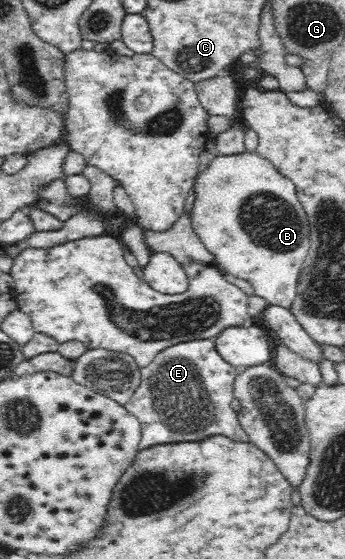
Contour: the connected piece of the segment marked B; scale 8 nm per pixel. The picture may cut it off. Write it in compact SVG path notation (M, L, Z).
M255 152L232 155L219 154L200 173L194 184L195 201L191 210L192 227L200 241L215 257L214 264L226 274L248 281L270 305L278 305L291 311L297 295L297 283L302 263L308 255L308 221L306 213L296 197L296 189L262 156Z

